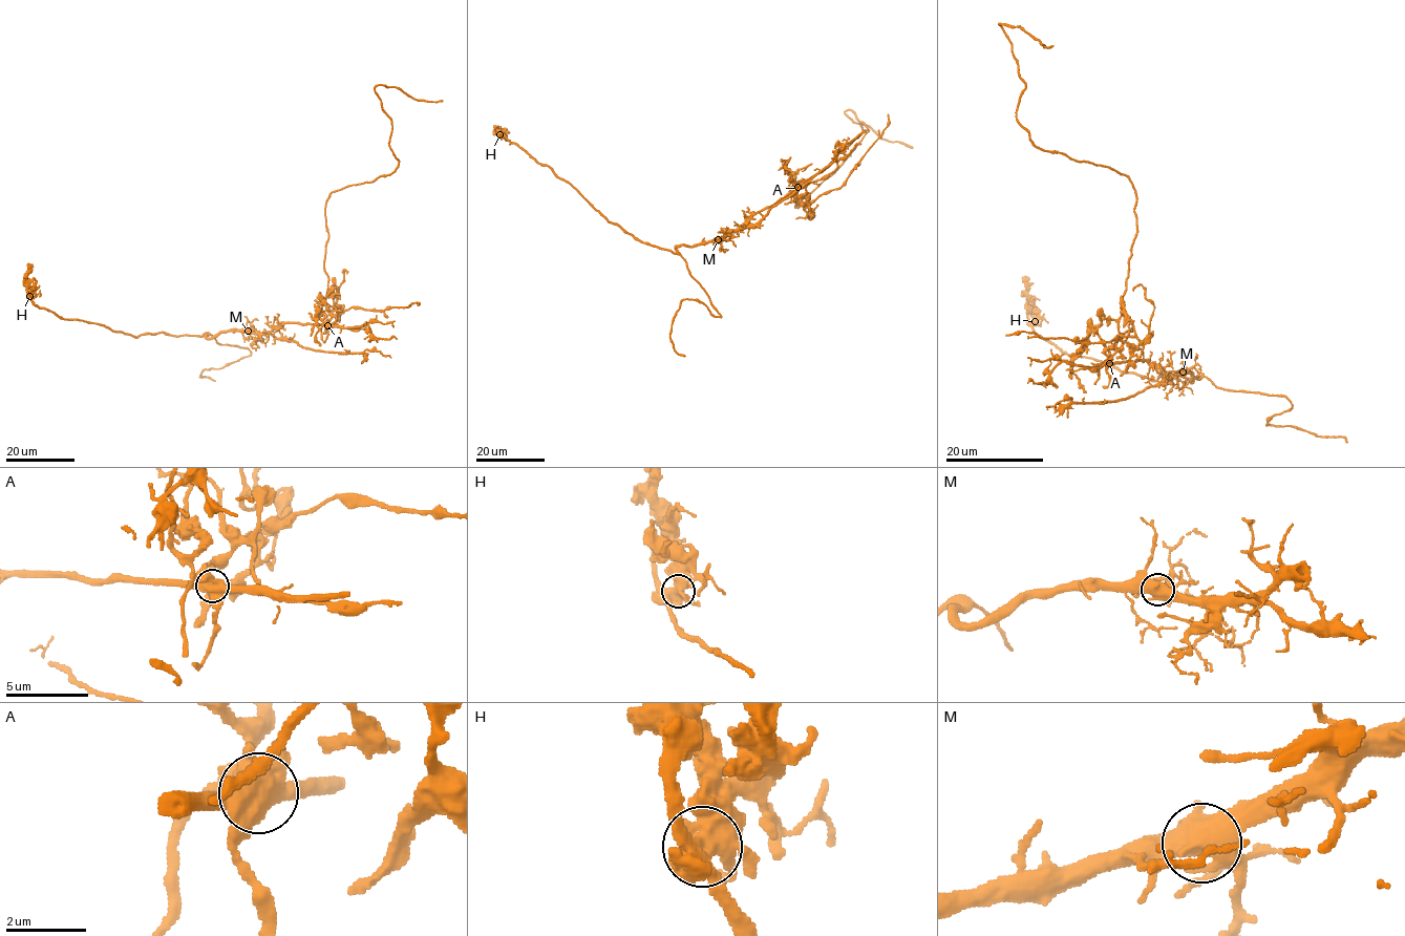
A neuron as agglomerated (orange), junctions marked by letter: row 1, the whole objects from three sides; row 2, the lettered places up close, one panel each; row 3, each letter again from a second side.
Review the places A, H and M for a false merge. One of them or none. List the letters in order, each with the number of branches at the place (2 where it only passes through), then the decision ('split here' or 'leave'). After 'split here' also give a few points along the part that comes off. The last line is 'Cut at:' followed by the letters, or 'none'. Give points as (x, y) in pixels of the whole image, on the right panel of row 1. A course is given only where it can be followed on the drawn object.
A: 6 branches meet; split here; foreign part runs (1108, 363), (1136, 193), (1124, 174), (1029, 137), (1016, 111), (1026, 82), (999, 23), (1052, 45)
H: 5 branches meet; leave
M: 7 branches meet; leave
Cut at: A

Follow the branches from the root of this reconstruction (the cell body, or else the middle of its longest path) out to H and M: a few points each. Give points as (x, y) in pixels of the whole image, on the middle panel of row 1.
H: (789, 188), (739, 229), (673, 253), (611, 224), (549, 167), (499, 134)
M: (789, 188), (793, 189), (718, 239)

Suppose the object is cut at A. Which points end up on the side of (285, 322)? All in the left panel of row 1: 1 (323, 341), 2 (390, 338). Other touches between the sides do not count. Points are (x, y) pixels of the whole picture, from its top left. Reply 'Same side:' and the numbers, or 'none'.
Same side: 2

